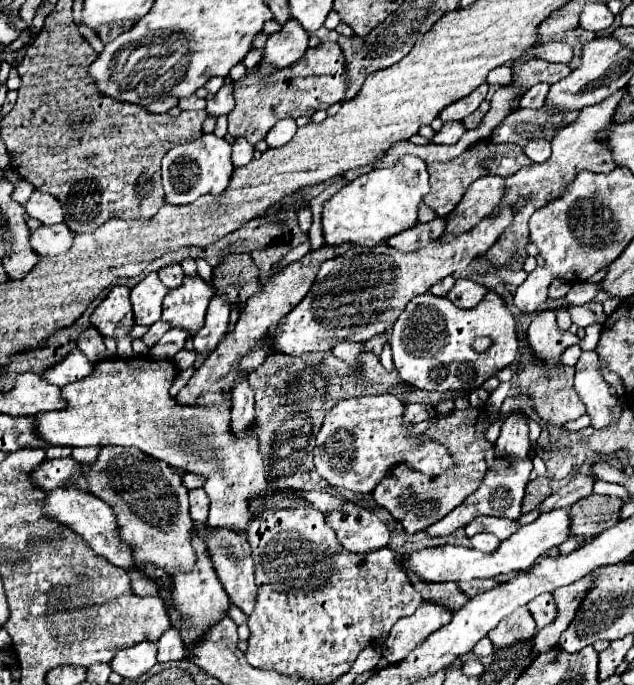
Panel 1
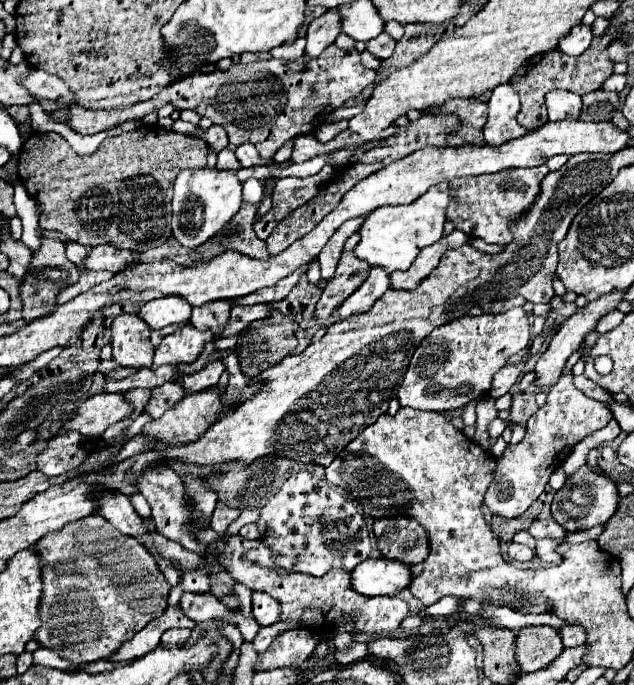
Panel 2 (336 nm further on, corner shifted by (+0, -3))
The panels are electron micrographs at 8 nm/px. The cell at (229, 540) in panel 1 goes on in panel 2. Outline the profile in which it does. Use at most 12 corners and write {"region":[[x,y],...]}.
{"region":[[253,592],[253,618],[261,626],[279,620],[279,602]]}

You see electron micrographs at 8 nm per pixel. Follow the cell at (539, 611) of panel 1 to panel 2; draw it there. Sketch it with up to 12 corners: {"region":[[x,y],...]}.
{"region":[[573,624],[559,628],[563,646],[579,646],[585,630]]}

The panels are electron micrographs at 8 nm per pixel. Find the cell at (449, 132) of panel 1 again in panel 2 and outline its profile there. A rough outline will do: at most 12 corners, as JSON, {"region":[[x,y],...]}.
{"region":[[479,98],[447,100],[445,114],[457,114],[461,128],[449,146],[475,142],[483,146],[487,104]]}

